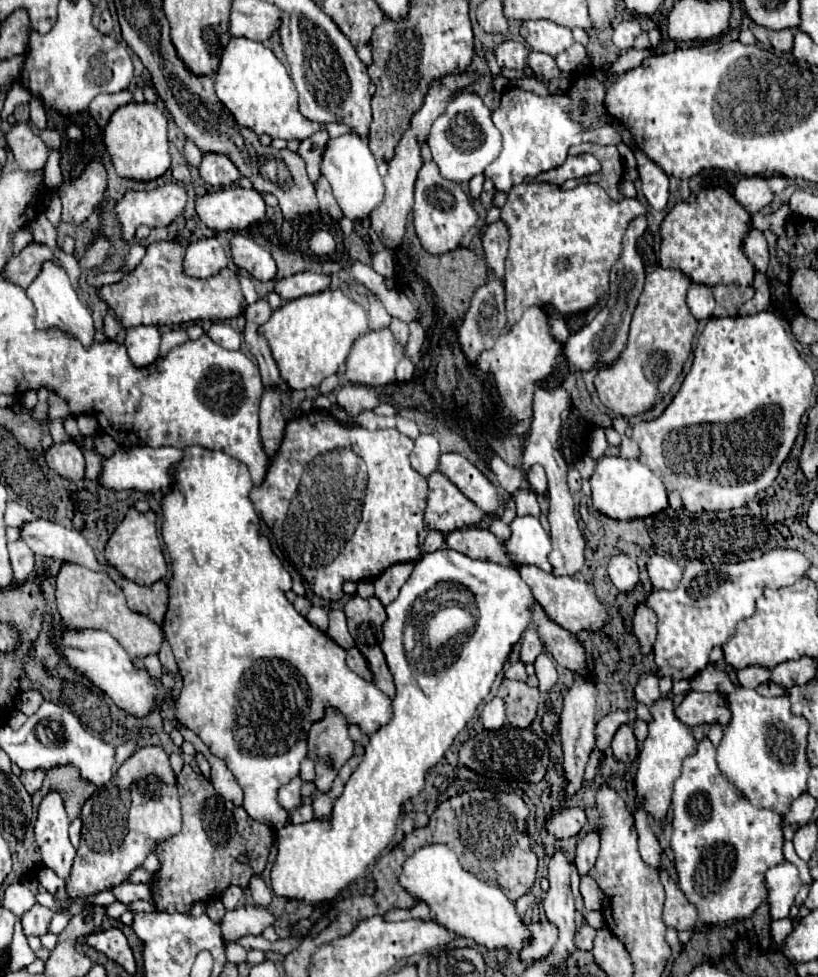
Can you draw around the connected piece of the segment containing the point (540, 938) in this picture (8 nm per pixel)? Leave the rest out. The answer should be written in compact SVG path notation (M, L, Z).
M549 920L543 922L535 922L529 926L531 934L533 934L533 942L529 946L525 946L525 950L519 952L521 960L539 960L545 958L551 948L557 942L557 928L555 924L551 924Z

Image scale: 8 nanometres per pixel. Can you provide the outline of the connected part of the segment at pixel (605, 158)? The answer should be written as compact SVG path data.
M579 144L569 150L568 155L578 155L577 152L591 152L601 162L601 174L593 174L591 182L597 182L605 188L605 192L613 200L623 200L625 196L619 190L619 182L623 178L623 160L617 152L617 146L597 146L597 144Z

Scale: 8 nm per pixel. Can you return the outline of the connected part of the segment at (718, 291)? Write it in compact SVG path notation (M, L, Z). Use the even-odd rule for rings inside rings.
M719 284L713 286L713 294L717 302L713 316L737 316L737 310L749 298L749 288Z

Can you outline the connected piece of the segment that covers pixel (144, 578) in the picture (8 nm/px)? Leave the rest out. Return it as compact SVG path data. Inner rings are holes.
M129 508L123 522L111 534L107 548L105 548L105 558L113 568L117 568L127 580L133 580L133 582L145 584L145 586L161 580L167 574L167 562L163 558L161 544L157 538L155 518L157 516L153 510L143 514L143 512L137 512L135 508Z

